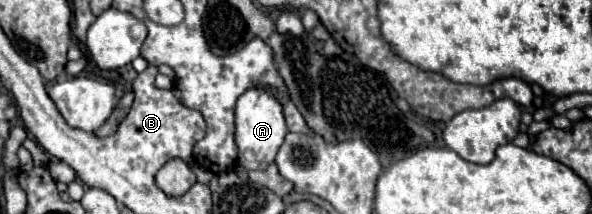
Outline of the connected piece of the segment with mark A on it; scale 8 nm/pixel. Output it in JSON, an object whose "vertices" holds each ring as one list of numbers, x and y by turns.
{"vertices":[[248,88,236,102,236,146,238,146,238,166,242,170,238,172,246,172,246,170,260,170,260,168,266,168,270,162,274,162,276,158,276,152,280,148,280,144,284,142,284,136,286,136,288,128,286,128,286,120,284,120,284,108,282,108,282,102,270,92,270,90,264,90,264,88]]}

